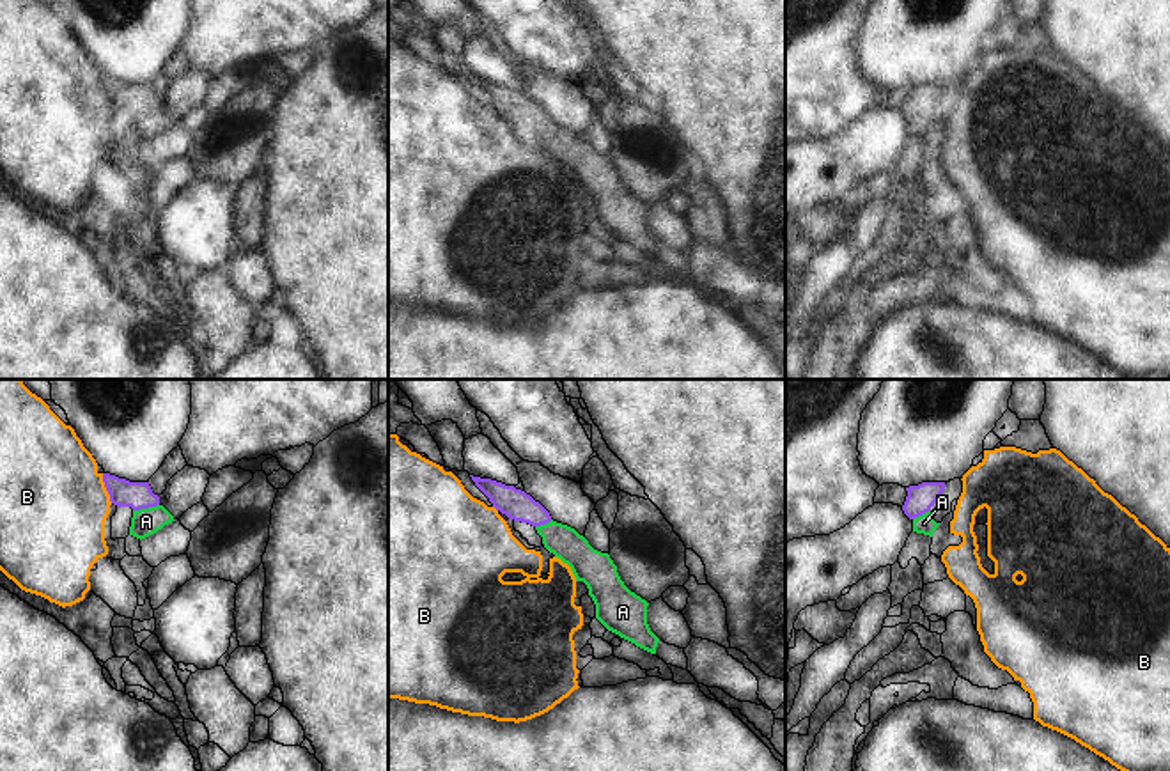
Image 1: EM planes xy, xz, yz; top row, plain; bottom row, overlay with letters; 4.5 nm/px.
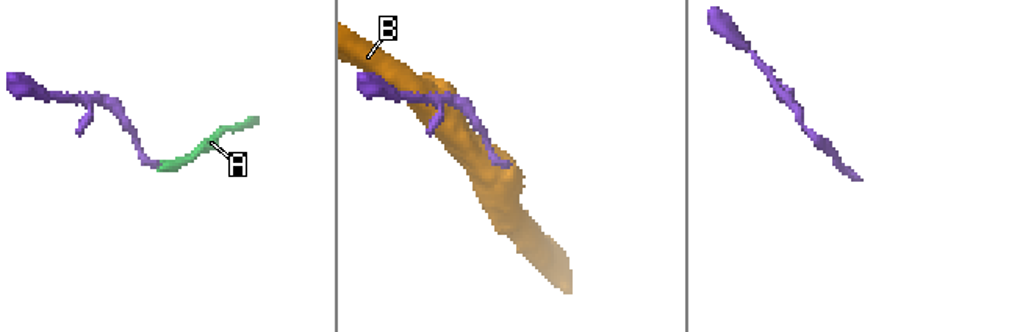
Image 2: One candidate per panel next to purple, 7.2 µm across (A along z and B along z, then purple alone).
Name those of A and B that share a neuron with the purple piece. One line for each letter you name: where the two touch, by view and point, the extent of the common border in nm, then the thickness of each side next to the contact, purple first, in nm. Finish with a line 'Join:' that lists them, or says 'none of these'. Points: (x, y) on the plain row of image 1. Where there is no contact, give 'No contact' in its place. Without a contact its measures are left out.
A: Touches purple at xy (146, 110). Shared border 120 nm. Thickness 130 nm (purple) against 130 nm
Join: A

